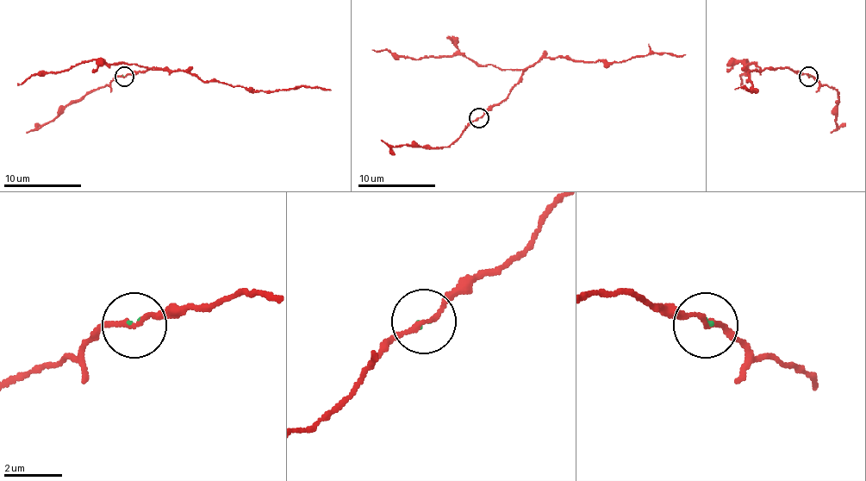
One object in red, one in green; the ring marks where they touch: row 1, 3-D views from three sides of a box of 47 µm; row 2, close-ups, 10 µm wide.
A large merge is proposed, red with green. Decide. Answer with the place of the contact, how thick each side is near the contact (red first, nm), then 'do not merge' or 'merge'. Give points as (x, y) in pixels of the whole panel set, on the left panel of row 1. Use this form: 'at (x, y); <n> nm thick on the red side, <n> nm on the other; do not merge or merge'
at (124, 77); 170 nm thick on the red side, 50 nm on the other; do not merge

